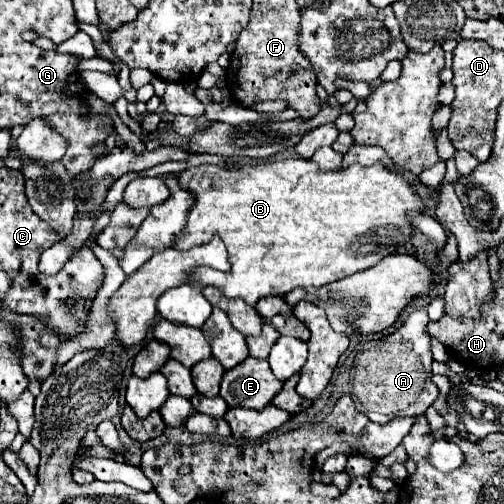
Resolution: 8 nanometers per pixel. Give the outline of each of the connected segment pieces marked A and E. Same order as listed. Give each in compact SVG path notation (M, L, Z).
M418 307L392 335L372 341L370 349L356 357L352 391L356 397L354 403L370 421L388 423L394 417L422 415L438 399L438 387L430 381L432 351L426 325L426 307Z
M246 357L234 369L226 371L220 385L220 397L228 407L262 409L280 391L282 381L274 377L268 361Z

